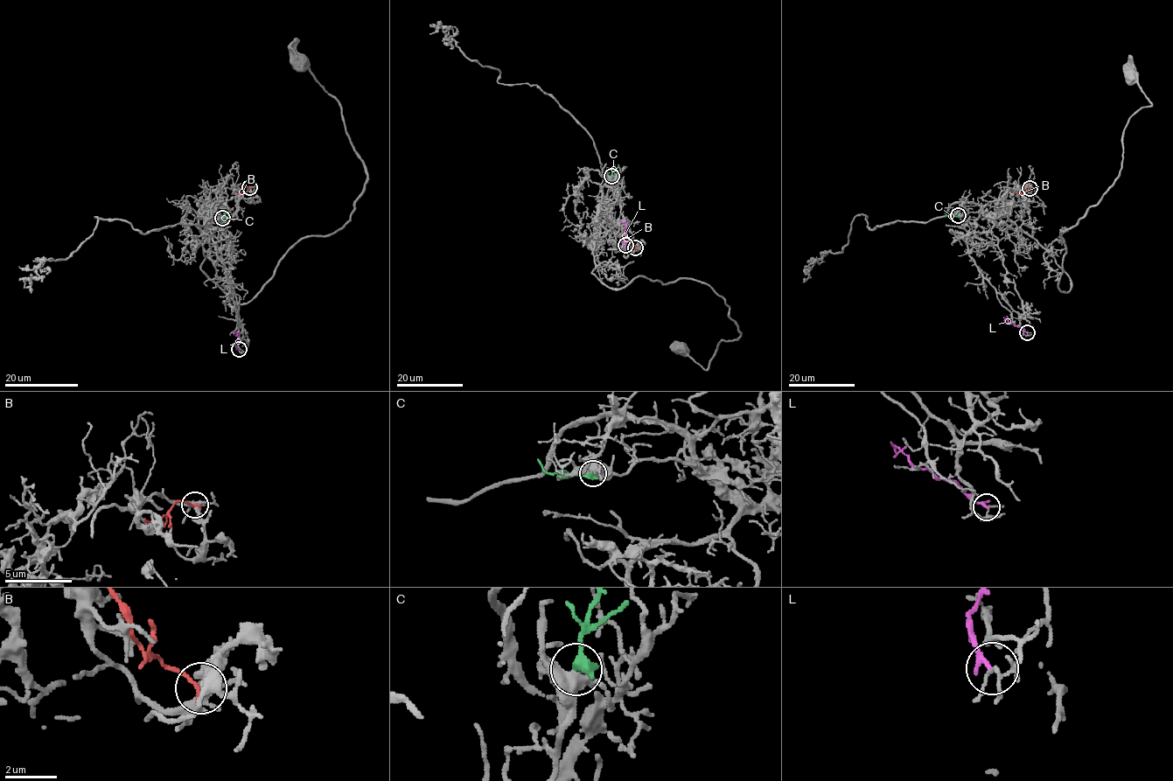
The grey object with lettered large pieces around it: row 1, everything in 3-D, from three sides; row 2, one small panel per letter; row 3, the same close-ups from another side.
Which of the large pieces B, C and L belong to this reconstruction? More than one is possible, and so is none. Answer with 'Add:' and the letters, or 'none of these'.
Add: C

